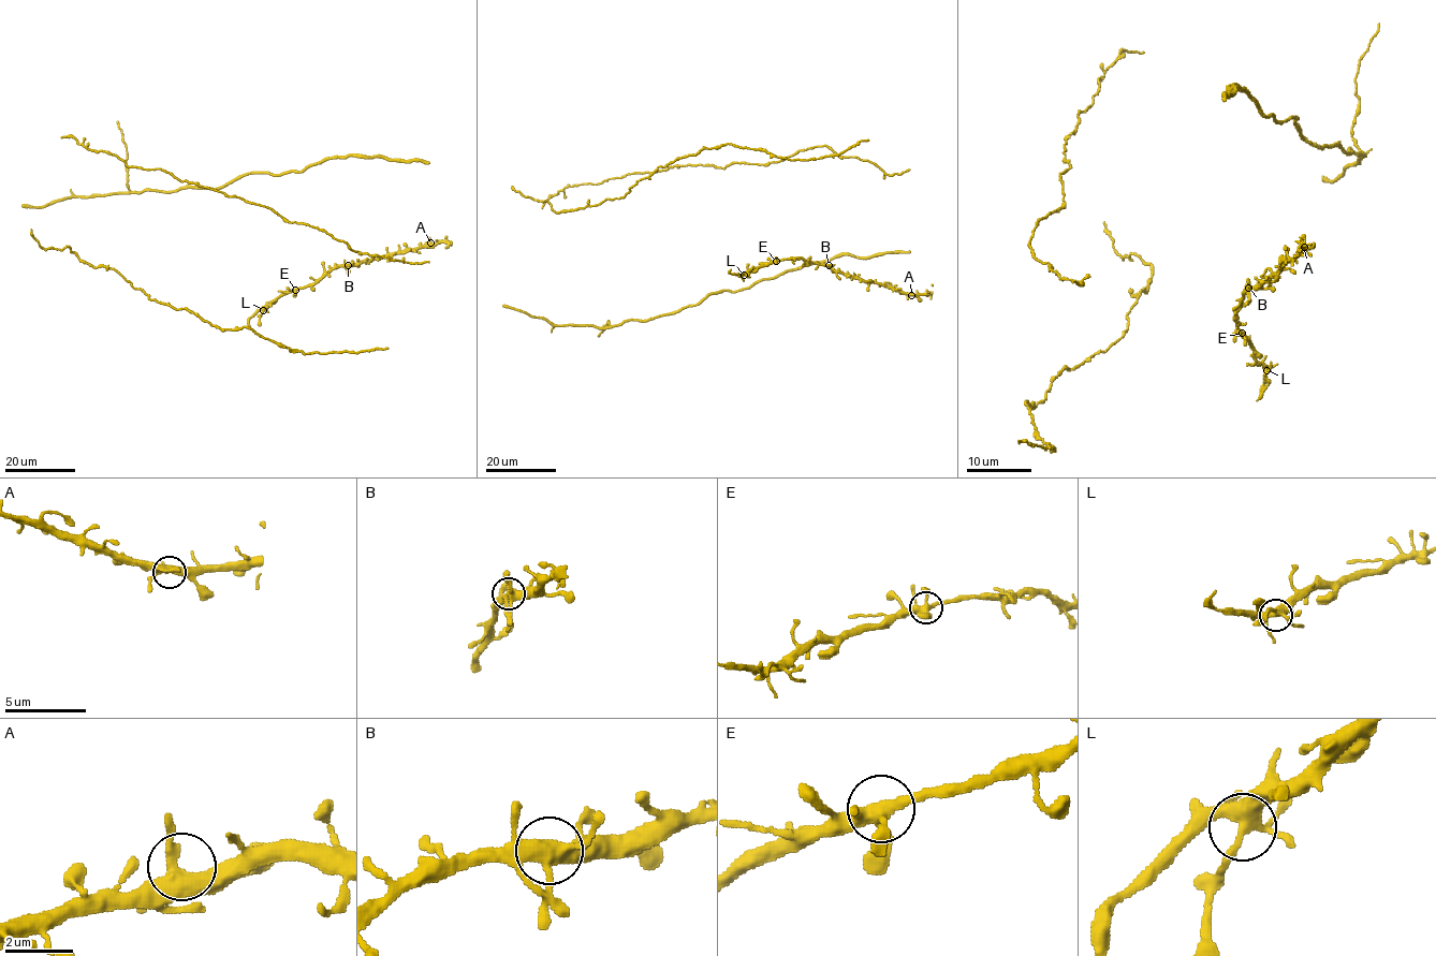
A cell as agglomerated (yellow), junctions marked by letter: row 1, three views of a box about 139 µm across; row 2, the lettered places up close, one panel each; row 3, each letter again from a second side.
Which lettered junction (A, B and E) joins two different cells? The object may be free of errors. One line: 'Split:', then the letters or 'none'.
Split: none

